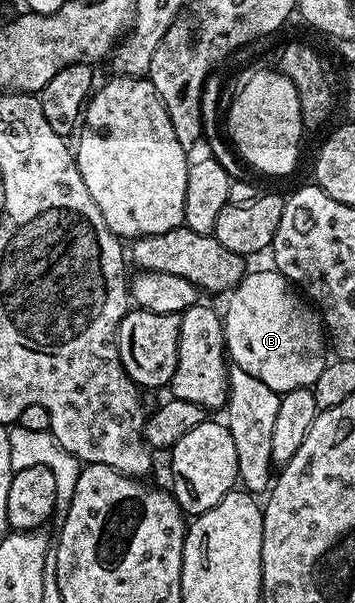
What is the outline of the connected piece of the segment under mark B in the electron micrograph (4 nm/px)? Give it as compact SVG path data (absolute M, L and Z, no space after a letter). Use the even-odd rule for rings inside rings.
M277 269L254 271L243 275L234 290L229 292L224 310L226 328L226 353L233 366L252 373L268 389L285 393L301 387L313 388L316 377L320 377L328 362L328 336L322 325L322 316L295 288L290 280L283 277Z

